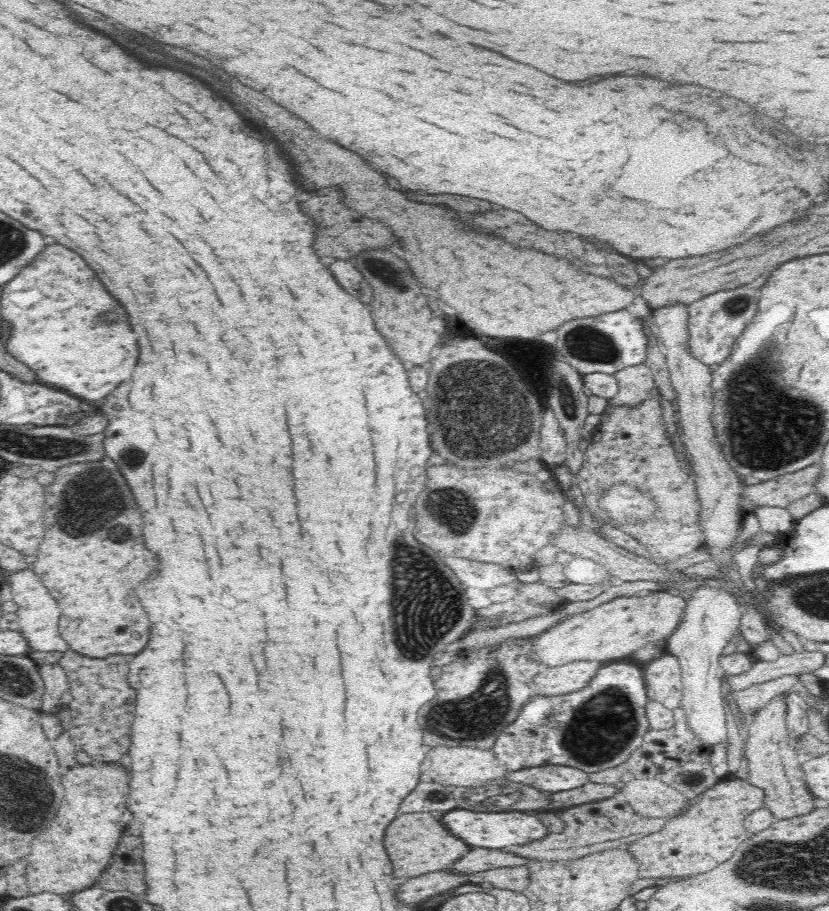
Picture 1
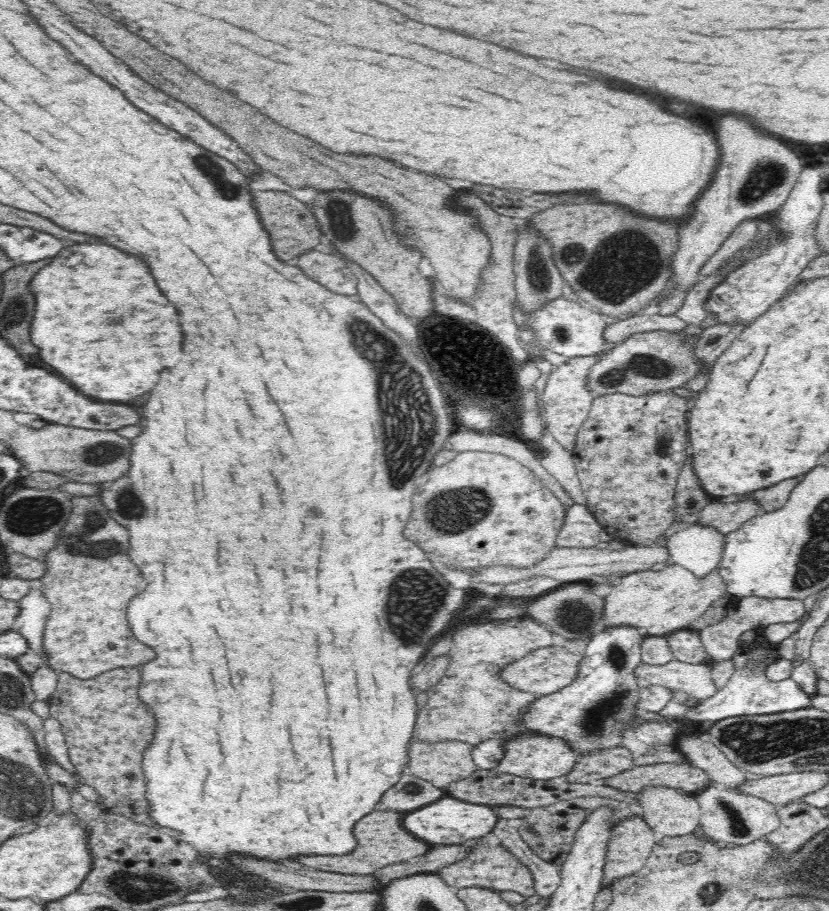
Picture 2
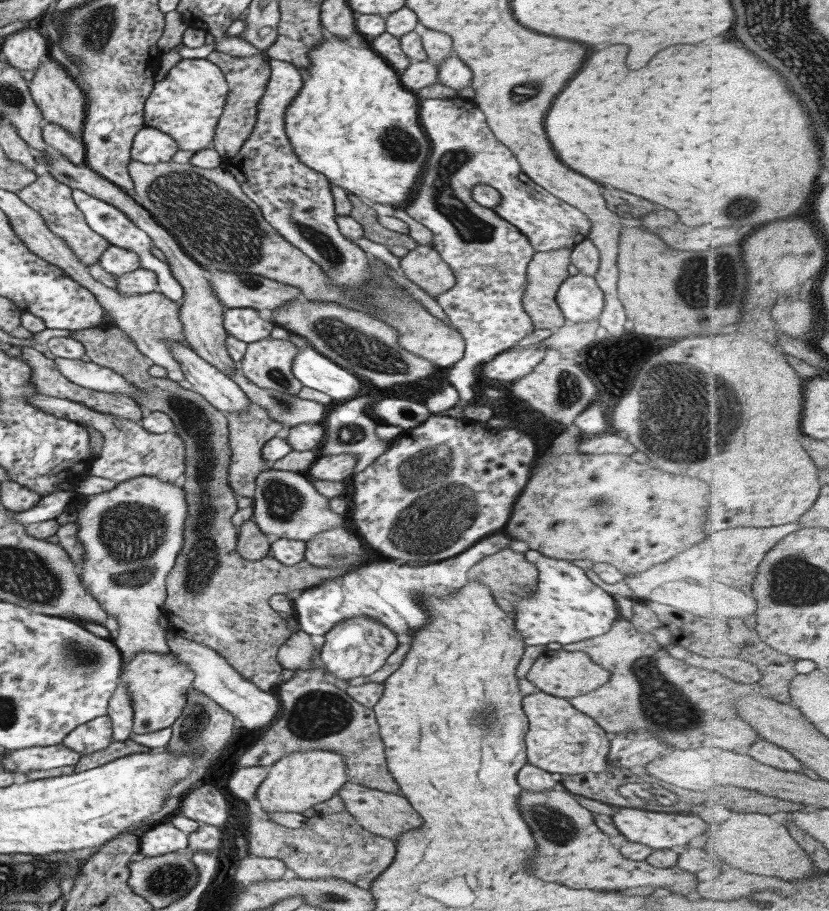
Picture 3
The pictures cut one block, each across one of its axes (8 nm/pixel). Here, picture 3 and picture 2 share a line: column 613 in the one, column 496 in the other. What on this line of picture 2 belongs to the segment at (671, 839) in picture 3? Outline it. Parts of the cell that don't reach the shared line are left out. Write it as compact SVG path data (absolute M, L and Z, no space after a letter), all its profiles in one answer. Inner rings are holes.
M444 795L438 802L428 804L416 812L404 816L402 824L416 838L430 844L462 844L466 840L474 840L492 832L497 821L494 808L482 804L470 804L463 800Z

